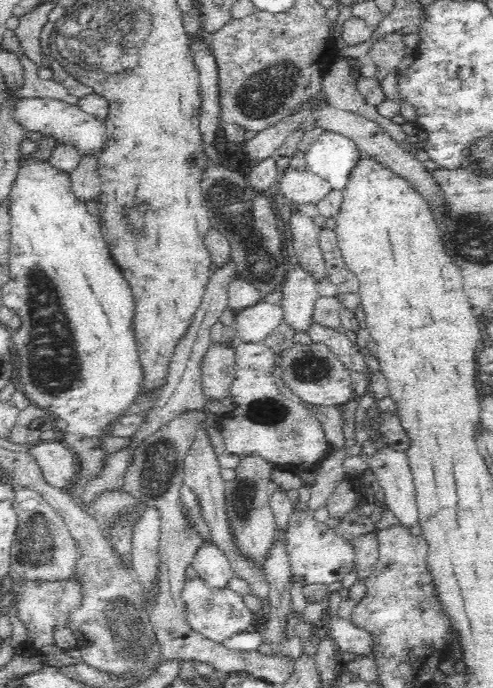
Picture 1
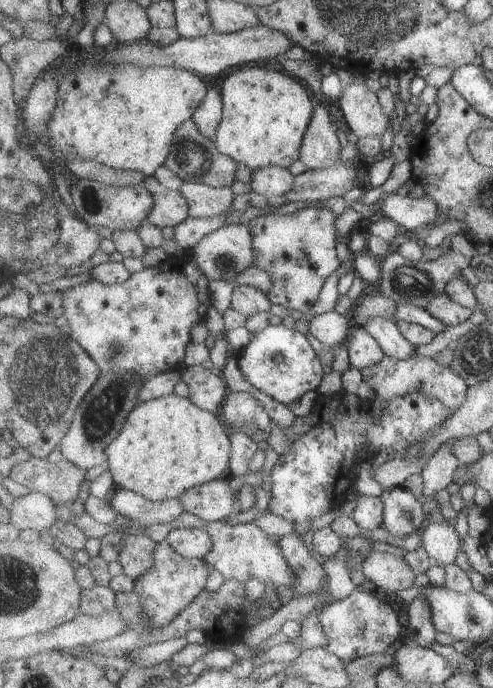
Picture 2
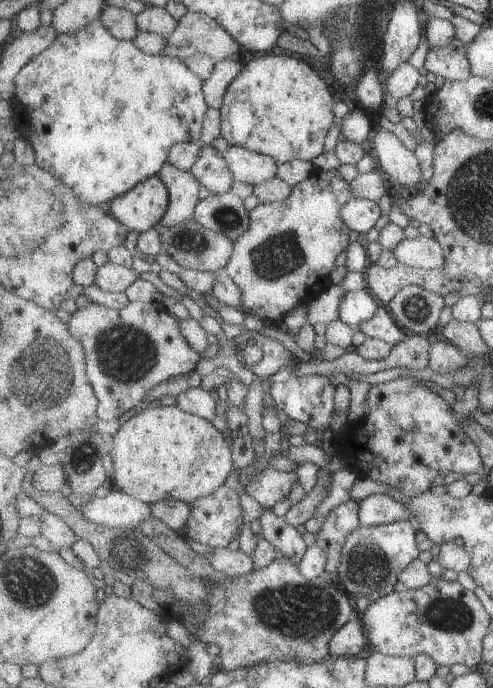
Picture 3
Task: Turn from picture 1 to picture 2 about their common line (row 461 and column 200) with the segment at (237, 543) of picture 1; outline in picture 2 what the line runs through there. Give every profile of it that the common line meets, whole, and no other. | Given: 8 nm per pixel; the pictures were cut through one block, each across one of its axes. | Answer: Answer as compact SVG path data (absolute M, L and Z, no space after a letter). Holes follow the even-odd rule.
M246 223L225 225L211 234L207 234L197 246L185 250L186 260L191 260L209 280L231 281L237 274L255 265L255 246L253 234Z

